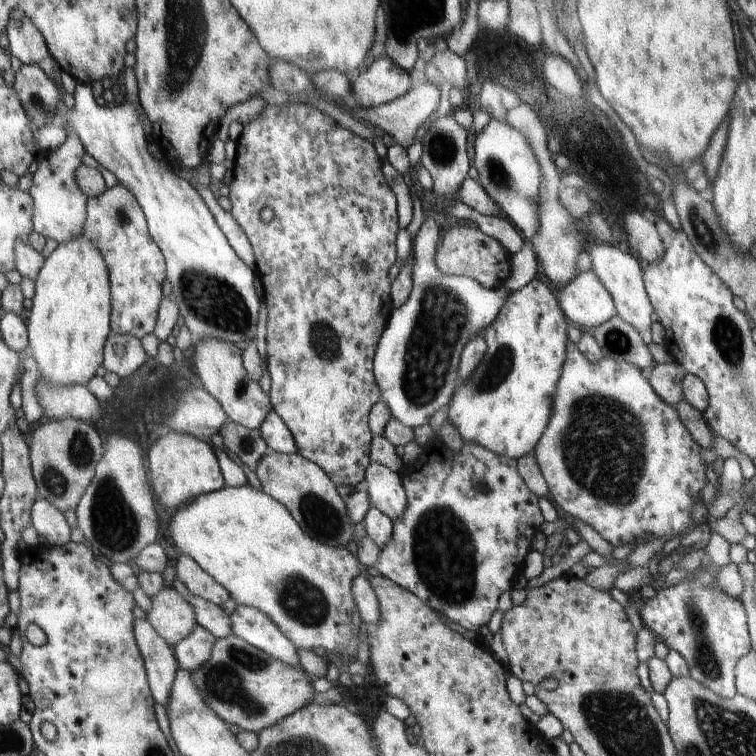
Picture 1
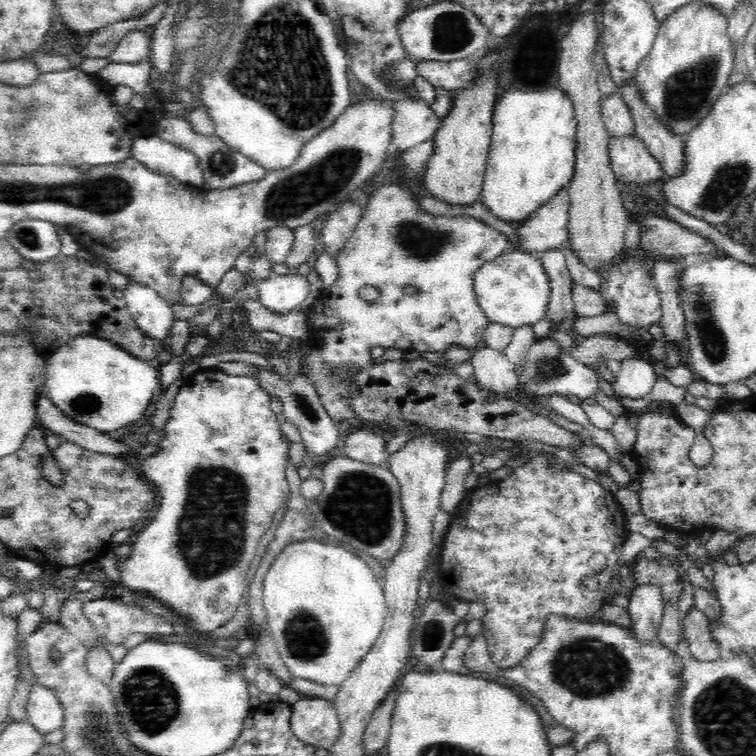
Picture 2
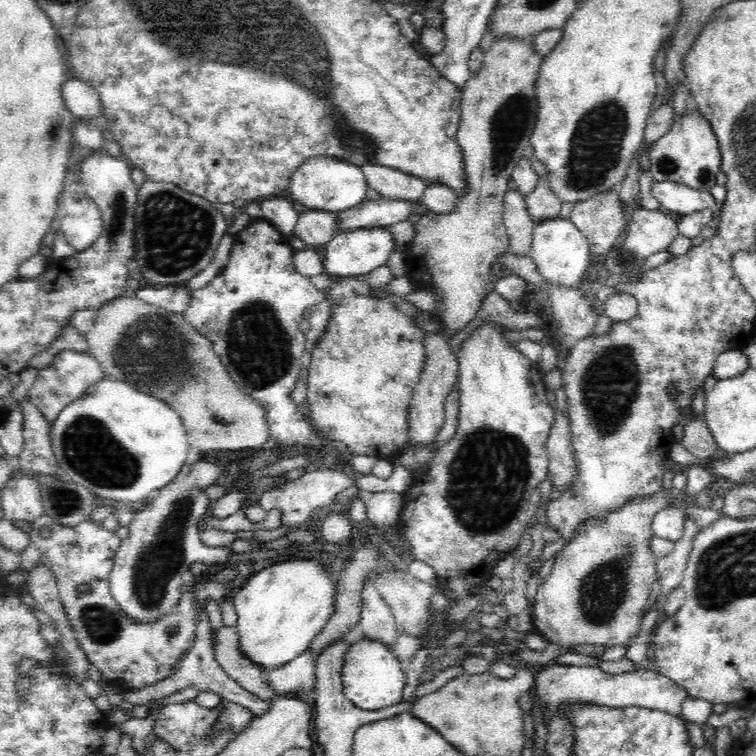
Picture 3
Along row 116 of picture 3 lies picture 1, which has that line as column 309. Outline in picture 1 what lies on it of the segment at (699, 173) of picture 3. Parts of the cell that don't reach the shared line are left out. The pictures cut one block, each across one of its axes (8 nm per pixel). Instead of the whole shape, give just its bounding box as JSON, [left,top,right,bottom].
[190,635,316,733]

